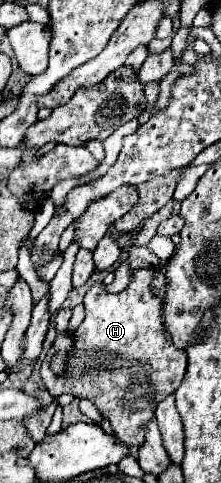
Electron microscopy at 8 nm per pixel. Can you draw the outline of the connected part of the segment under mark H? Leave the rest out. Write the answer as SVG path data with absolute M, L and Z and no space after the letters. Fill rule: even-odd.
M134 270L128 288L118 294L106 292L104 282L96 282L94 286L90 286L90 290L86 292L86 318L72 334L74 348L68 354L66 372L56 374L50 366L52 358L56 354L54 346L50 346L46 360L42 362L42 368L40 368L40 378L46 386L46 390L50 392L50 396L56 398L60 394L72 394L80 400L88 398L96 406L96 410L104 418L110 420L114 436L118 440L122 440L126 446L142 444L142 424L146 424L146 420L150 420L154 416L154 412L156 412L154 400L158 404L162 398L172 394L180 386L184 372L186 372L186 352L174 348L170 334L164 327L162 304L150 292L152 278L154 278L154 270Z

